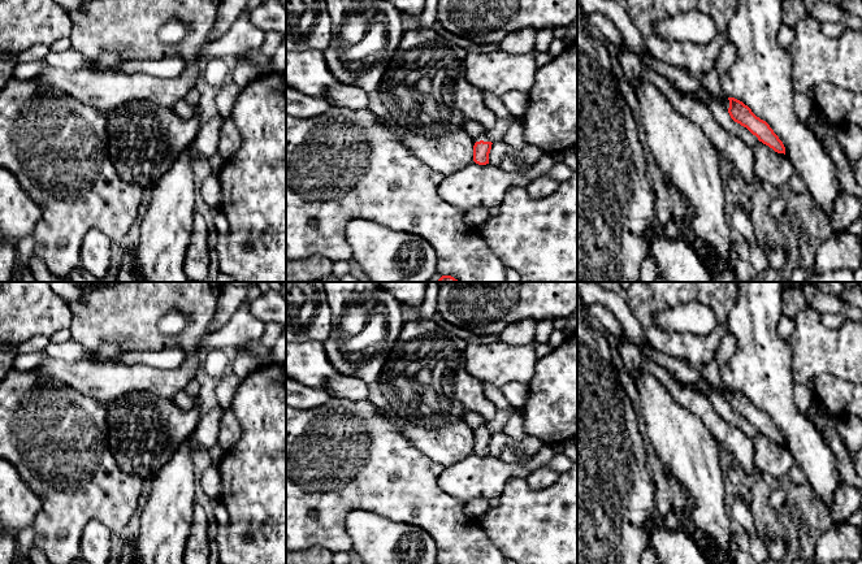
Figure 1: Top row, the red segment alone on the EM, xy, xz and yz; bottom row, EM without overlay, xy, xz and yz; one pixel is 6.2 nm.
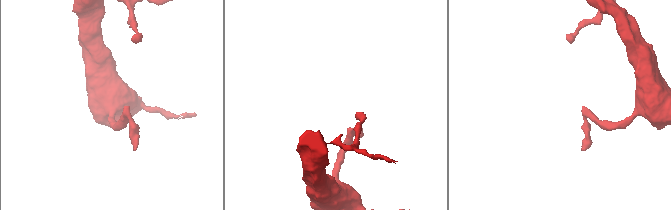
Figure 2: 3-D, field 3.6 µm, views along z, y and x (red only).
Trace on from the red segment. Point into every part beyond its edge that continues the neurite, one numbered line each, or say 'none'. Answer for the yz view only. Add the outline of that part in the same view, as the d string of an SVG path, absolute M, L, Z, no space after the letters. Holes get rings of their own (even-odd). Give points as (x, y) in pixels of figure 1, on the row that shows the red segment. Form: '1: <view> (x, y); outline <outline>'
1: yz (704, 95); outline M706 90L699 91L697 94L688 94L688 92L684 92L684 91L681 91L681 92L685 94L685 95L688 95L688 96L690 96L690 97L693 97L693 99L697 99L699 101L706 101L706 100L719 101L727 110L729 108L728 96L714 96L710 92L707 92Z

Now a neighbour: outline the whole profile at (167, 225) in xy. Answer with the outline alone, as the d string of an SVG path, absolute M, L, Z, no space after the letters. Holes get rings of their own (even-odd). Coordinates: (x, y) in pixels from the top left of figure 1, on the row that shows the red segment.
M189 149L177 157L147 194L148 207L135 250L139 282L190 282L185 273L185 257L198 188Z

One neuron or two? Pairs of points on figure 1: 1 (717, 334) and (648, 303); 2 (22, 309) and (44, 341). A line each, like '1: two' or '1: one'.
1: one
2: two

